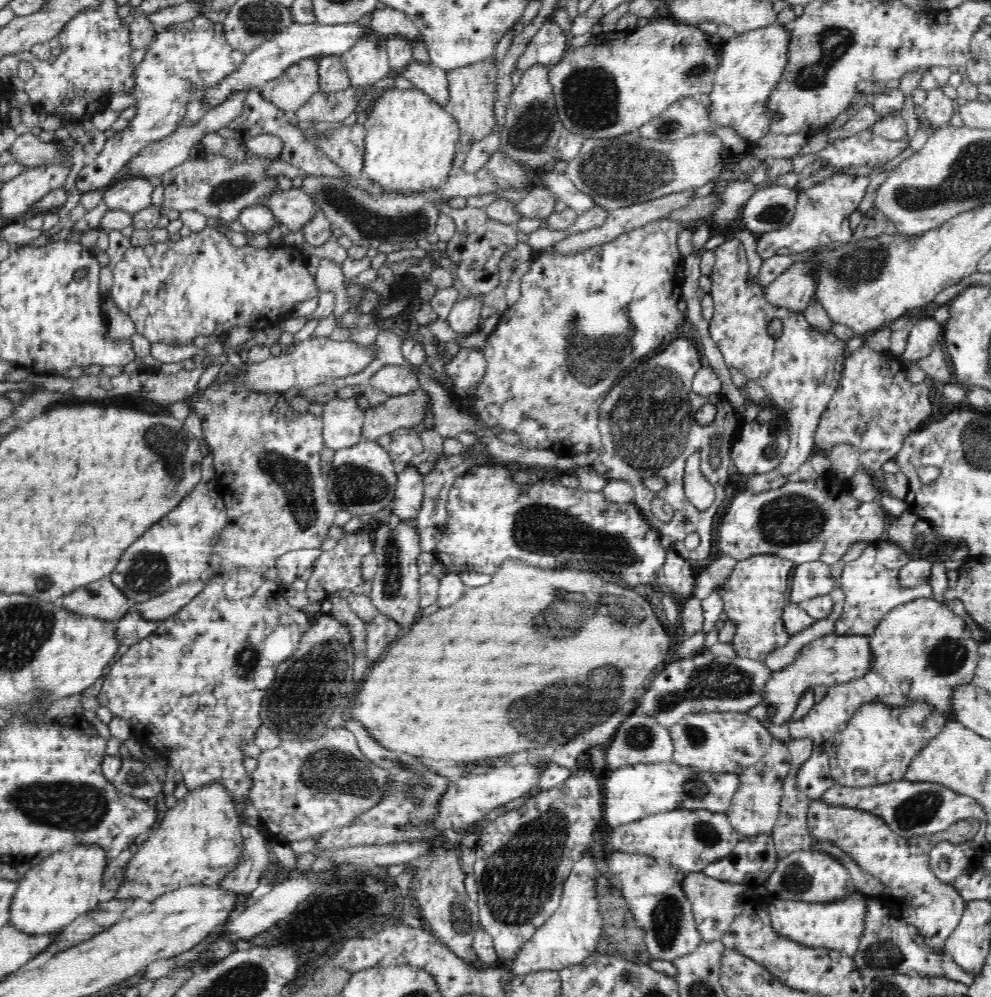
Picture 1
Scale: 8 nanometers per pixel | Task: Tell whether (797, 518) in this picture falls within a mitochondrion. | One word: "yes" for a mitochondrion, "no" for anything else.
yes

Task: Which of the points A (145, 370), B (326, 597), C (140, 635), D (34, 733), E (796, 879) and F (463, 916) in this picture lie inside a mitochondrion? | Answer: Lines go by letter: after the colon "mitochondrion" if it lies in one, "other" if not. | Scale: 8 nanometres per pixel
A: other
B: other
C: other
D: other
E: mitochondrion
F: mitochondrion

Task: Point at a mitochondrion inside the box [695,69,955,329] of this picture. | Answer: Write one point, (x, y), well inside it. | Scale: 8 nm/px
(863, 266)

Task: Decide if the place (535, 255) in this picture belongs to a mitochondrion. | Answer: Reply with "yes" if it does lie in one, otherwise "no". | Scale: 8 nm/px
no

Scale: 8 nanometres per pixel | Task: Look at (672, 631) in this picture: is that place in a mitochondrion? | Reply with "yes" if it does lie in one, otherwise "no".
no

